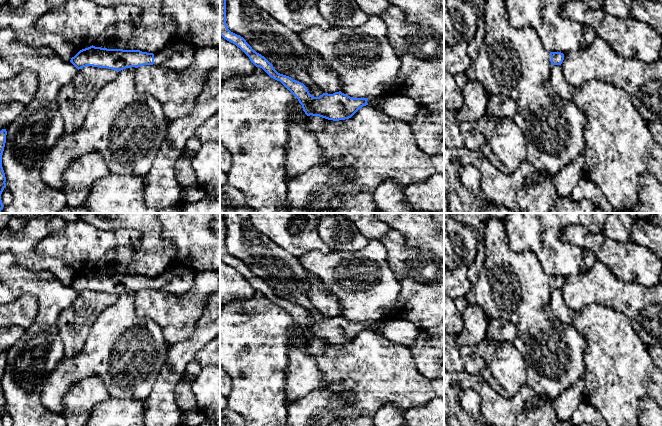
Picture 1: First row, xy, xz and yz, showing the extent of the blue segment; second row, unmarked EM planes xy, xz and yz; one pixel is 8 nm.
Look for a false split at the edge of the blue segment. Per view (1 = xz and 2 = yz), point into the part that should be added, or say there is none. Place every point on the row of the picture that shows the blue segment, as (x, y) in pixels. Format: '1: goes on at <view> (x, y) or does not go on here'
1: does not go on here
2: does not go on here

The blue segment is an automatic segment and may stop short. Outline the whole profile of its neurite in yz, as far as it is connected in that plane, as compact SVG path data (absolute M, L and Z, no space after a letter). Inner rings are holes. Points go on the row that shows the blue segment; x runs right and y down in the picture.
M551 52L550 56L552 65L561 65L564 60L564 54L561 52Z

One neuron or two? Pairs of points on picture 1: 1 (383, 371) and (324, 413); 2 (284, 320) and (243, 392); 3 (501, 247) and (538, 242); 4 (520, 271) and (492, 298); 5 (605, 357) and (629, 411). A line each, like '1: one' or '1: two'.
1: one
2: one
3: two
4: one
5: one

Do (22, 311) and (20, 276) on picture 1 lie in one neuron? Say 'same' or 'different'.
different

